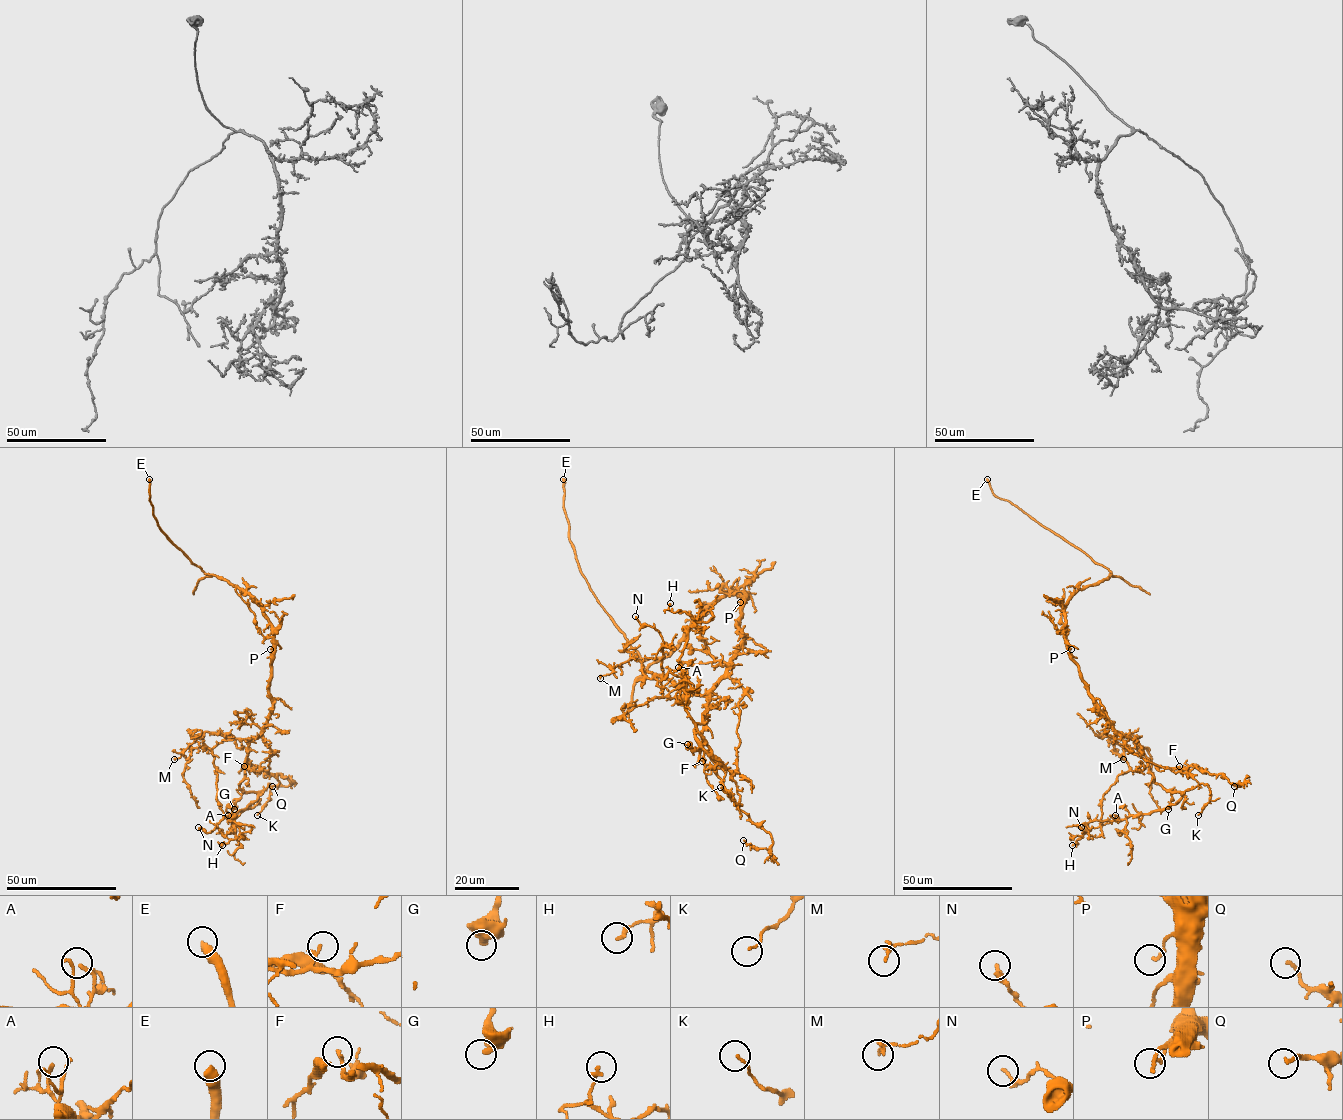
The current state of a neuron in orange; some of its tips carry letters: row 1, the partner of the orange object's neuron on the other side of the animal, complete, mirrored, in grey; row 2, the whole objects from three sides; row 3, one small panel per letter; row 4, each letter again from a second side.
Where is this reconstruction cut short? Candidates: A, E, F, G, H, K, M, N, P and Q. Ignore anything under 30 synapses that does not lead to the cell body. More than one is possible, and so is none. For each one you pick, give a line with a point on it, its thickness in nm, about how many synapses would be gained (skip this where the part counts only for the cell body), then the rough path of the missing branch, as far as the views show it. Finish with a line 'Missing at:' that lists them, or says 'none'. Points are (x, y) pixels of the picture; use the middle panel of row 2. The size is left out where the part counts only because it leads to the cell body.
E: place (563, 479); calibre 440 nm; course (563, 479), (560, 463), (549, 453), (552, 450)
Missing at: E

